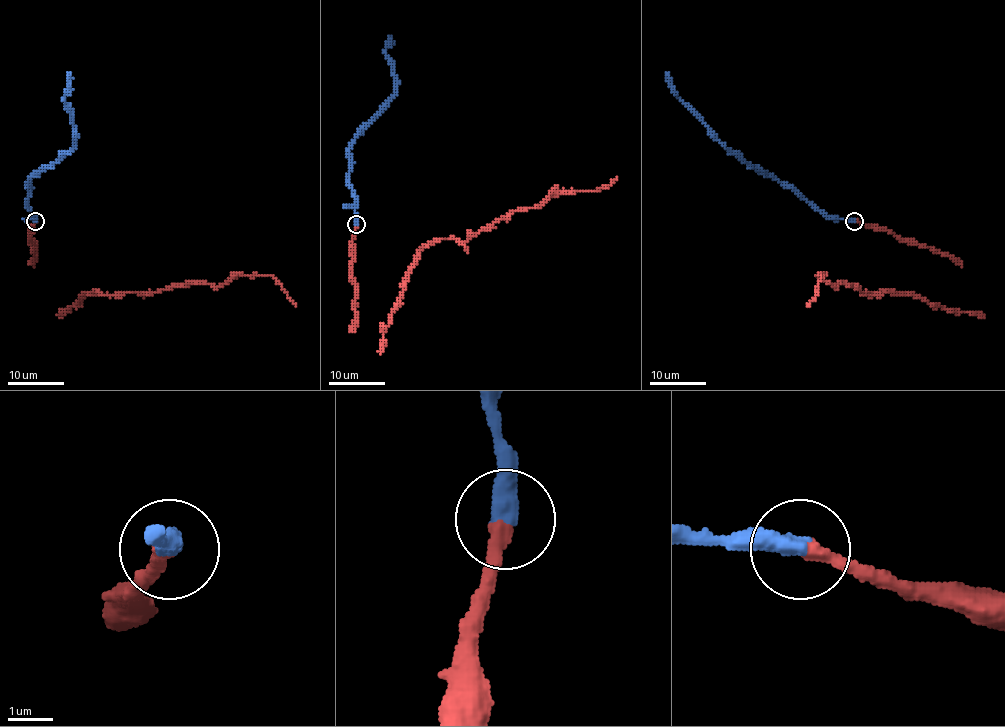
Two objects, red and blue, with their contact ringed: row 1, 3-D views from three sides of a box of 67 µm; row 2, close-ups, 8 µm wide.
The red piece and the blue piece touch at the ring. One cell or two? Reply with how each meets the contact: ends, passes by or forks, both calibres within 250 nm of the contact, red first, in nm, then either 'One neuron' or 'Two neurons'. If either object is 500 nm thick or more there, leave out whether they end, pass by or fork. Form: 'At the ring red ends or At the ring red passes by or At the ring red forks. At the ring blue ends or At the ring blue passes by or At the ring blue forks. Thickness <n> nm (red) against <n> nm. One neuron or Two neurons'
Thickness 320 nm (red) against 500 nm. One neuron

